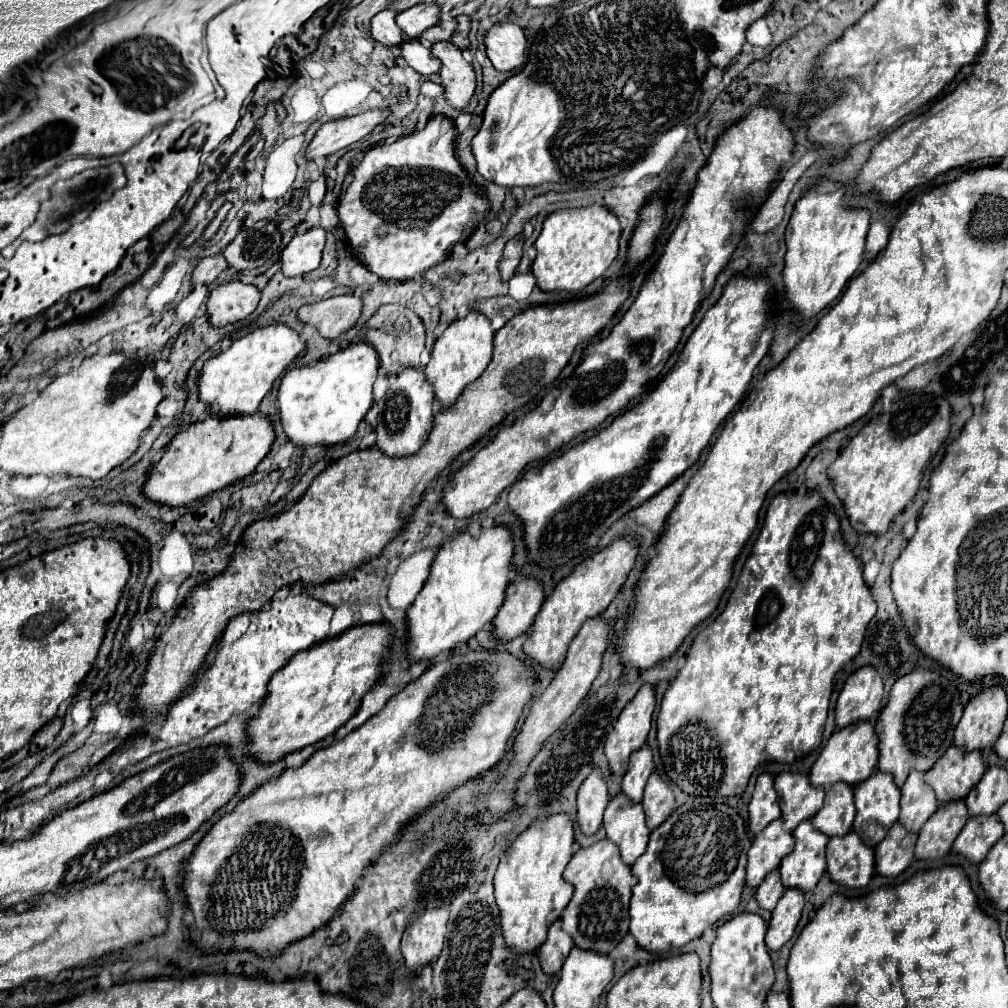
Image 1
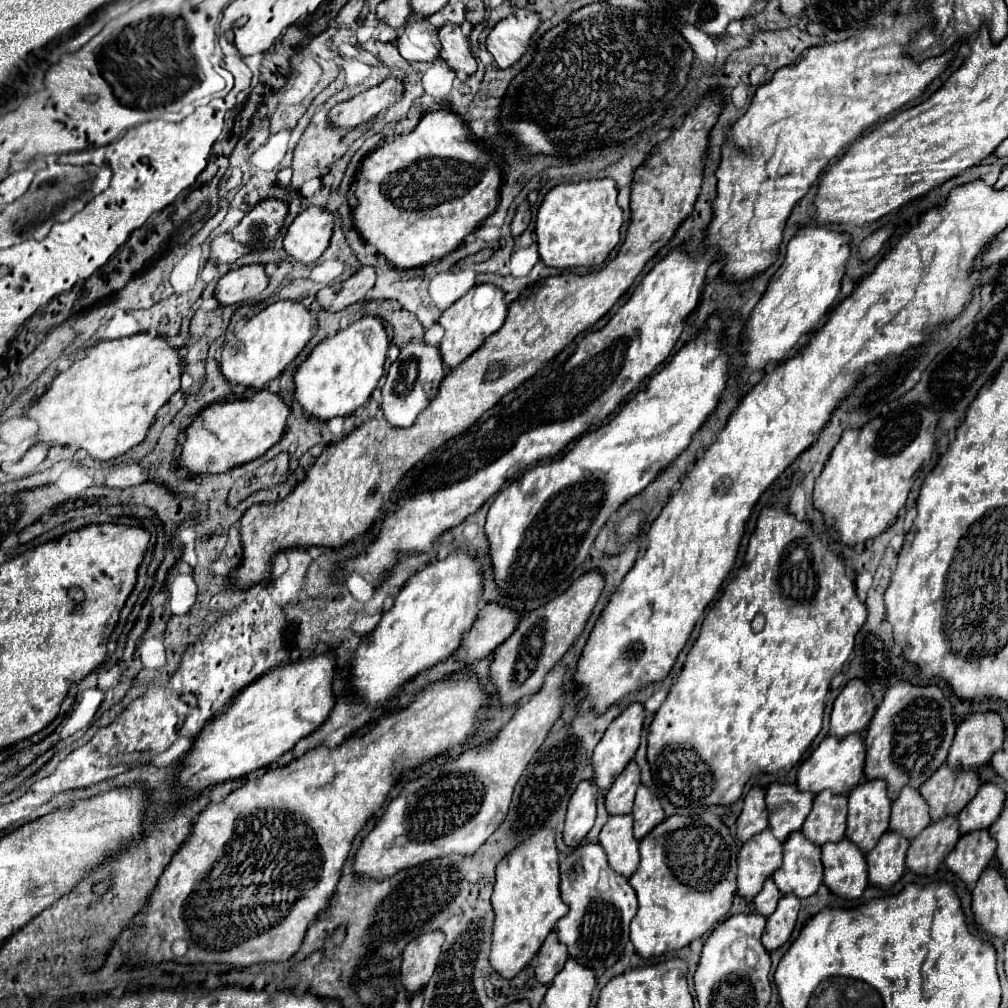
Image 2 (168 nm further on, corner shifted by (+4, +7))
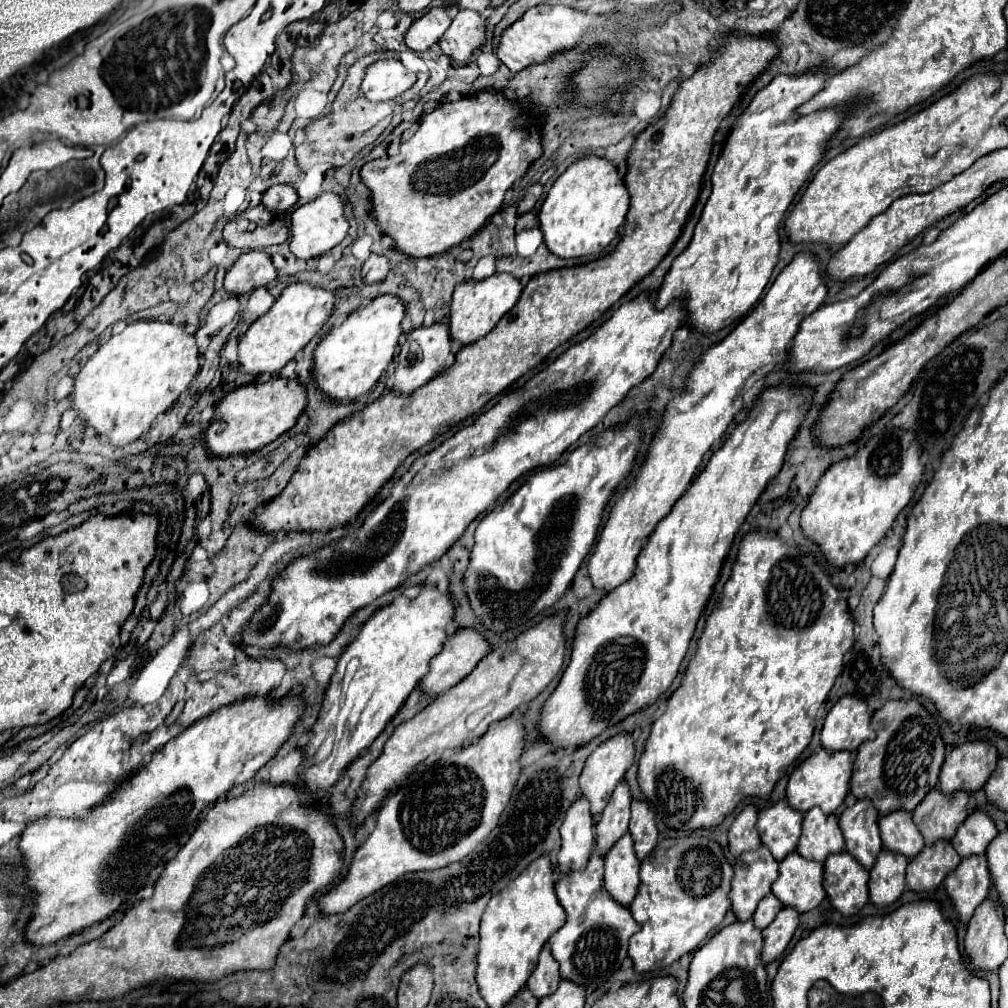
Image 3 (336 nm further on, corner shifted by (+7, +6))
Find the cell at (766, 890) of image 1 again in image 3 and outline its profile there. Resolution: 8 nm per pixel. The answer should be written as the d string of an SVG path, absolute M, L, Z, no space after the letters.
M769 893L765 899L761 899L761 903L759 903L759 907L757 907L755 915L753 915L755 927L765 929L775 919L775 915L781 911L781 907L783 907L781 901L773 893Z

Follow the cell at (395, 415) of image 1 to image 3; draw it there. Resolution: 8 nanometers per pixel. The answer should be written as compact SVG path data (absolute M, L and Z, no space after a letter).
M431 325L431 327L421 327L415 329L407 335L405 343L401 345L401 353L395 361L395 373L393 373L393 391L399 395L411 395L413 391L417 391L419 387L423 387L429 379L433 379L435 375L439 375L441 371L445 371L449 365L453 365L455 355L453 355L453 347L449 343L449 329L445 325Z

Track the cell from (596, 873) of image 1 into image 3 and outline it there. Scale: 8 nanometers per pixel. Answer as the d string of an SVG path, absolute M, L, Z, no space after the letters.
M597 851L589 855L585 869L561 875L555 885L567 919L565 925L549 937L551 953L561 965L561 977L583 985L589 993L601 987L627 957L627 941L637 931L631 911L617 903L603 883L603 859Z

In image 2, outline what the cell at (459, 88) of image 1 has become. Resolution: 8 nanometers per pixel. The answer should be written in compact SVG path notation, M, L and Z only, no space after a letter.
M444 24L440 28L440 58L458 74L470 76L476 72L476 60L470 52L470 40L462 30L462 24Z

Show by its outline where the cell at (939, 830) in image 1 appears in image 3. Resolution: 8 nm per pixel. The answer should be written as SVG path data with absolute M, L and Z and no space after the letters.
M947 839L925 845L921 853L909 859L907 887L913 891L933 891L939 887L945 875L957 867L959 861L961 857Z

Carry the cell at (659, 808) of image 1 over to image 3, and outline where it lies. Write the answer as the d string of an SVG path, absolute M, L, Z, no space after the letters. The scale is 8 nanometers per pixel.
M633 801L631 803L631 823L629 833L635 843L635 853L639 859L645 859L649 851L657 845L657 825L655 815L647 801Z

